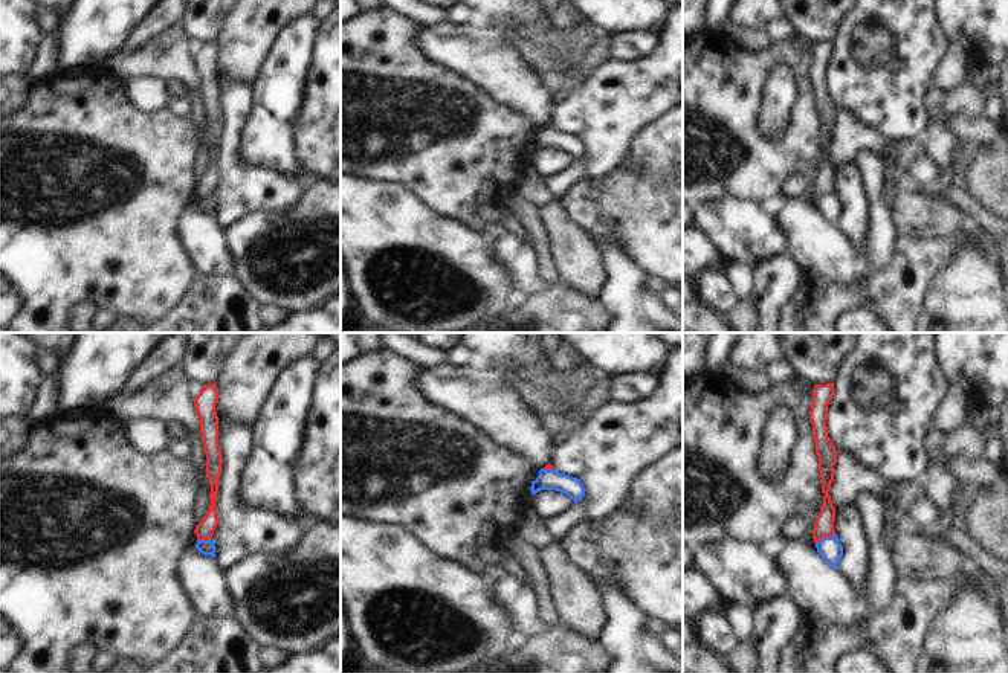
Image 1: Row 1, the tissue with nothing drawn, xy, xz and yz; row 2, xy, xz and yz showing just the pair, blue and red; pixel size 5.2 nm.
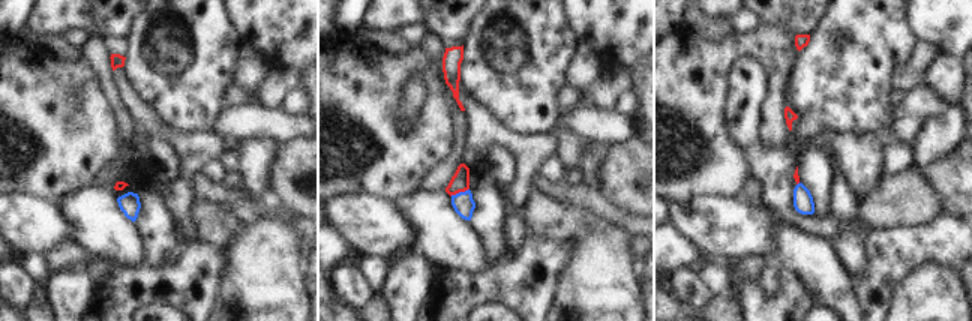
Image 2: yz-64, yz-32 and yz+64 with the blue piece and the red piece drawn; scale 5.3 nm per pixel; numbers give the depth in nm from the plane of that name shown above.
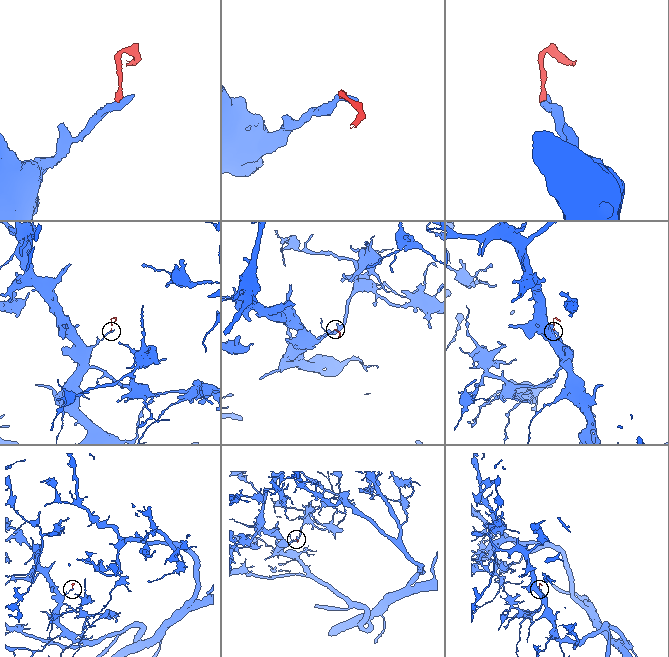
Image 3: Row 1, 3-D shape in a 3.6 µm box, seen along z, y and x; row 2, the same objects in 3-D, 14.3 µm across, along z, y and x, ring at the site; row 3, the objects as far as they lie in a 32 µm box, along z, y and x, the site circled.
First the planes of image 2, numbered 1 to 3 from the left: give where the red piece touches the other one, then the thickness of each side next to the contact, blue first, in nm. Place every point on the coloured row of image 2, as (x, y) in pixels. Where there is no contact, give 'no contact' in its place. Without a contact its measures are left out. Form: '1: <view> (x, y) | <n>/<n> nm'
1: no contact
2: yz-32 (459, 192) | 120/100 nm
3: no contact

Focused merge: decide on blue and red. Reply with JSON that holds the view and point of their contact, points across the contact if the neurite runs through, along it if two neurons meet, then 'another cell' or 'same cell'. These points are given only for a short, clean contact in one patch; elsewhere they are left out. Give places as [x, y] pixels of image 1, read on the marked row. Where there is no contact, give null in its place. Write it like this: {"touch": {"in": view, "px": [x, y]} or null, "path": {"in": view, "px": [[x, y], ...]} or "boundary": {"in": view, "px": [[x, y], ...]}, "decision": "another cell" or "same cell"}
{"touch": {"in": "yz", "px": [825, 537]}, "boundary": {"in": "yz", "px": [[834, 533], [816, 544]]}, "decision": "another cell"}

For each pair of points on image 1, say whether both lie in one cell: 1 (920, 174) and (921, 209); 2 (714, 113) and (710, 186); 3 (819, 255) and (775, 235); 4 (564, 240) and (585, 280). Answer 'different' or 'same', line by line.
1: different
2: same
3: different
4: same

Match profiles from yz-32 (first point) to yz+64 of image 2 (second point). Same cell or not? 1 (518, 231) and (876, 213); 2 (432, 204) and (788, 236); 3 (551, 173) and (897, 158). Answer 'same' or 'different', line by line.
1: different
2: same
3: same

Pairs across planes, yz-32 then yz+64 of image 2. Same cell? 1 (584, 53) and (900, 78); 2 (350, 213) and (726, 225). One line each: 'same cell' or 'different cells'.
1: same cell
2: same cell

